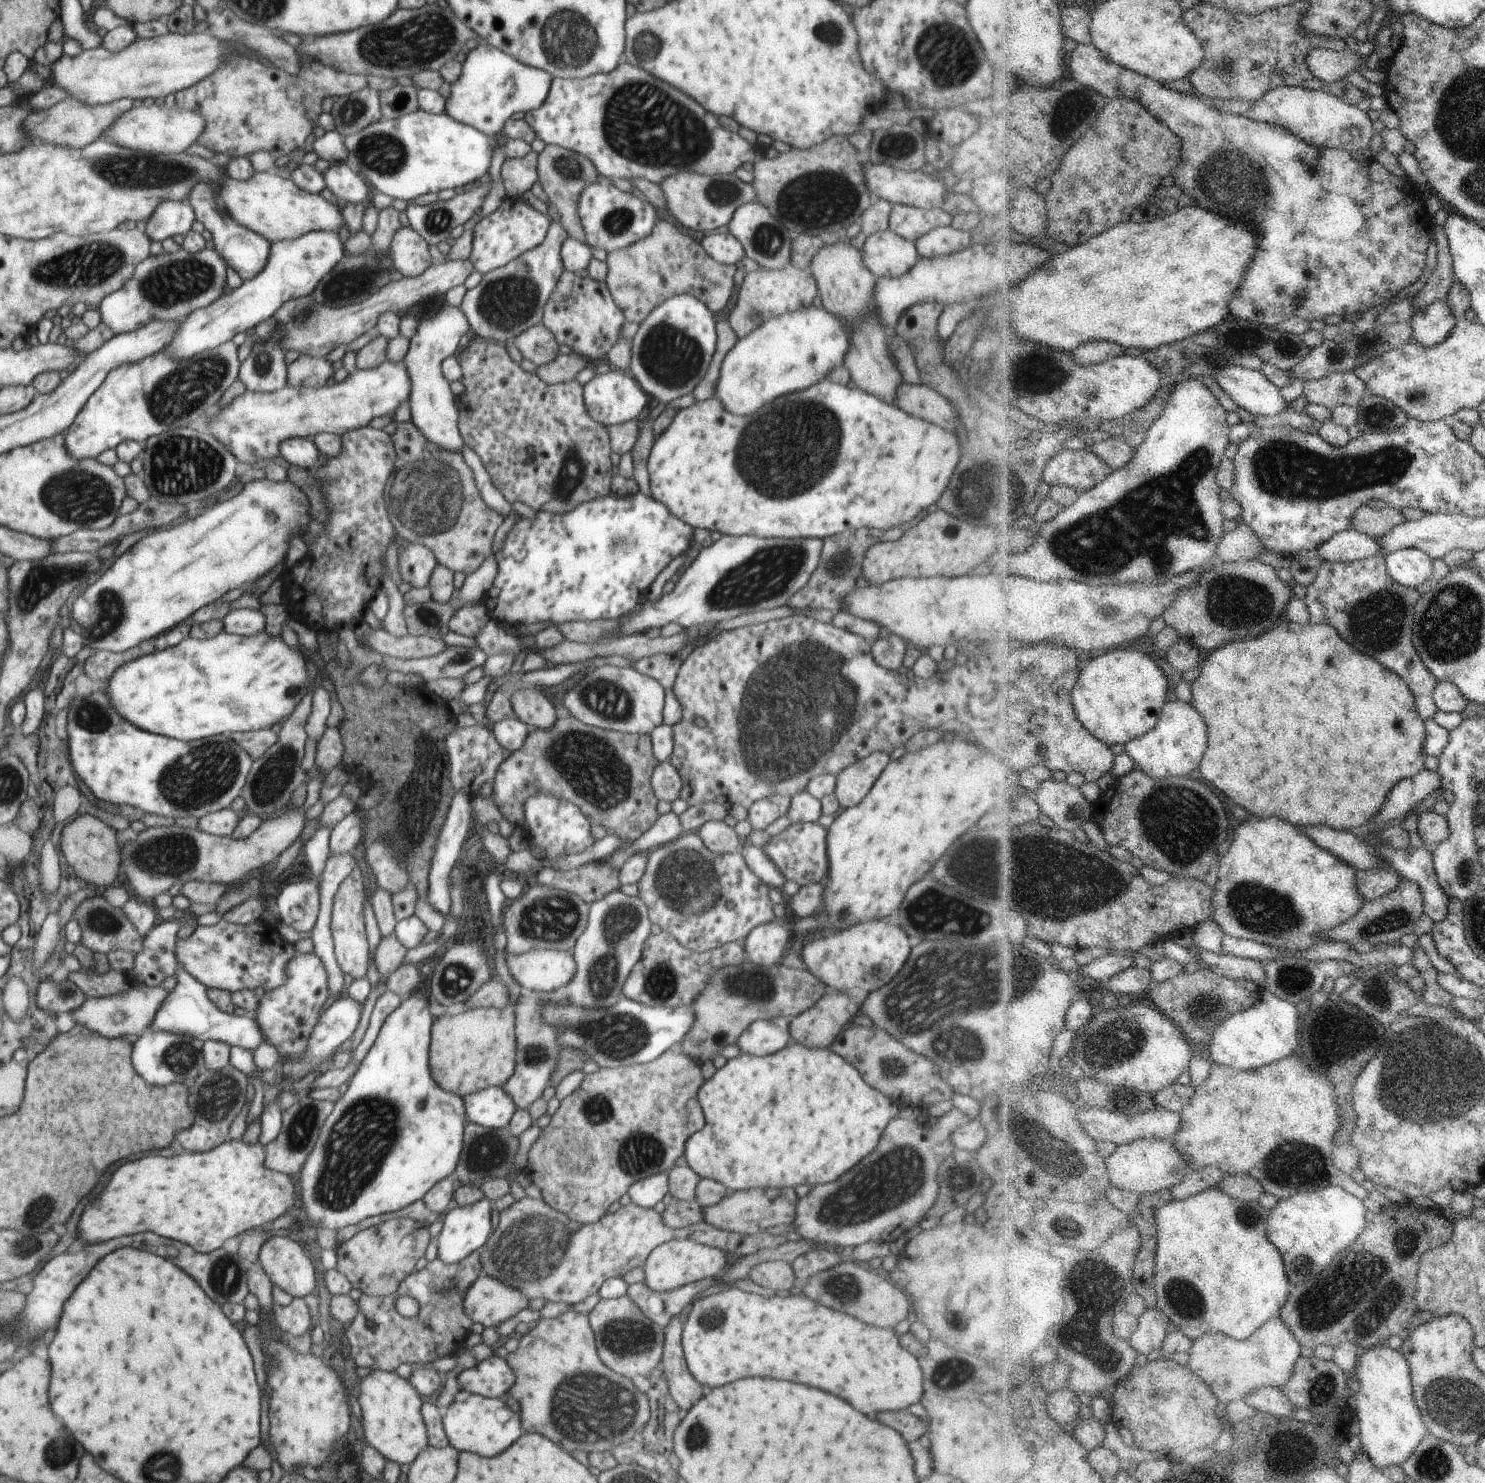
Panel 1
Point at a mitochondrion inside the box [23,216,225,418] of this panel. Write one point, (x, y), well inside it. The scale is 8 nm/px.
(91, 264)

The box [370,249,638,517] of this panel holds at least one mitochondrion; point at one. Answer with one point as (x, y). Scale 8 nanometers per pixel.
(506, 302)

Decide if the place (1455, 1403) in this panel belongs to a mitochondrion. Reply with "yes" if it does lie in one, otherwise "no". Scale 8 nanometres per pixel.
yes

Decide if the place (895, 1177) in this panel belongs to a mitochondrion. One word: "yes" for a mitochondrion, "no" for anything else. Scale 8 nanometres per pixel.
yes

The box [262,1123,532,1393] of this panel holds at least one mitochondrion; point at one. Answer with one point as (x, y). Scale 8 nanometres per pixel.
(487, 1153)

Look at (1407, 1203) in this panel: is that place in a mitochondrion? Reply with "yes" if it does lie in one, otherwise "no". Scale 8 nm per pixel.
no

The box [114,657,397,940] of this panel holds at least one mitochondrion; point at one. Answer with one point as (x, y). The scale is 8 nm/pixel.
(200, 777)

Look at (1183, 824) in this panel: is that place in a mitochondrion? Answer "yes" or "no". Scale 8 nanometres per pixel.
yes

